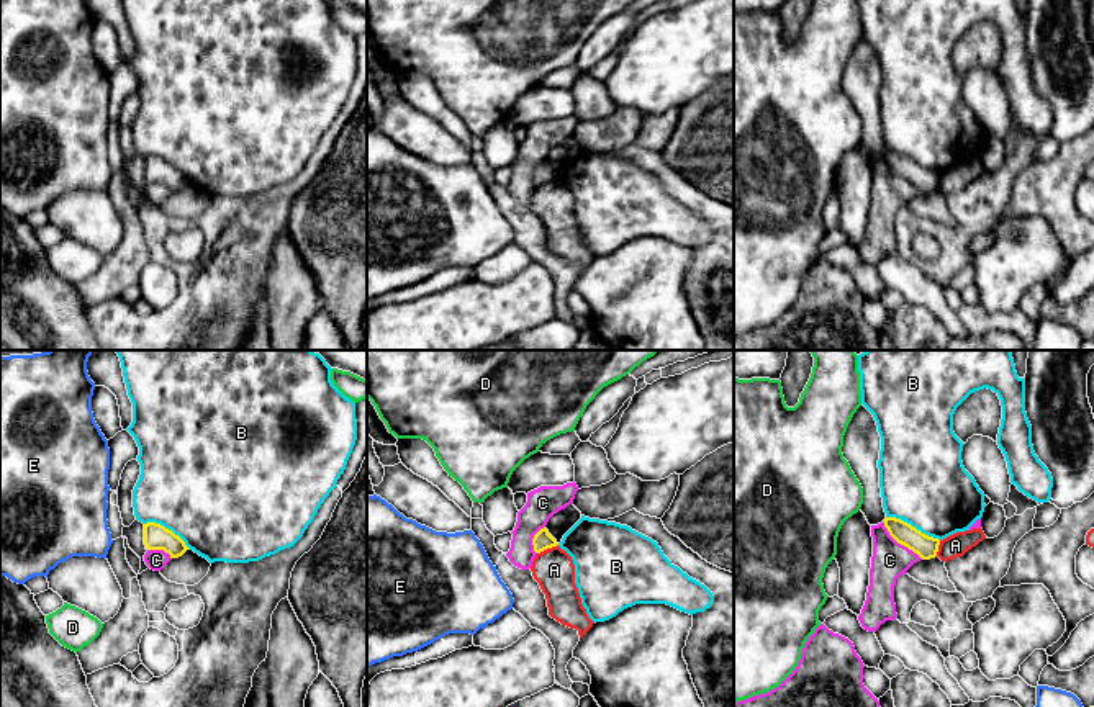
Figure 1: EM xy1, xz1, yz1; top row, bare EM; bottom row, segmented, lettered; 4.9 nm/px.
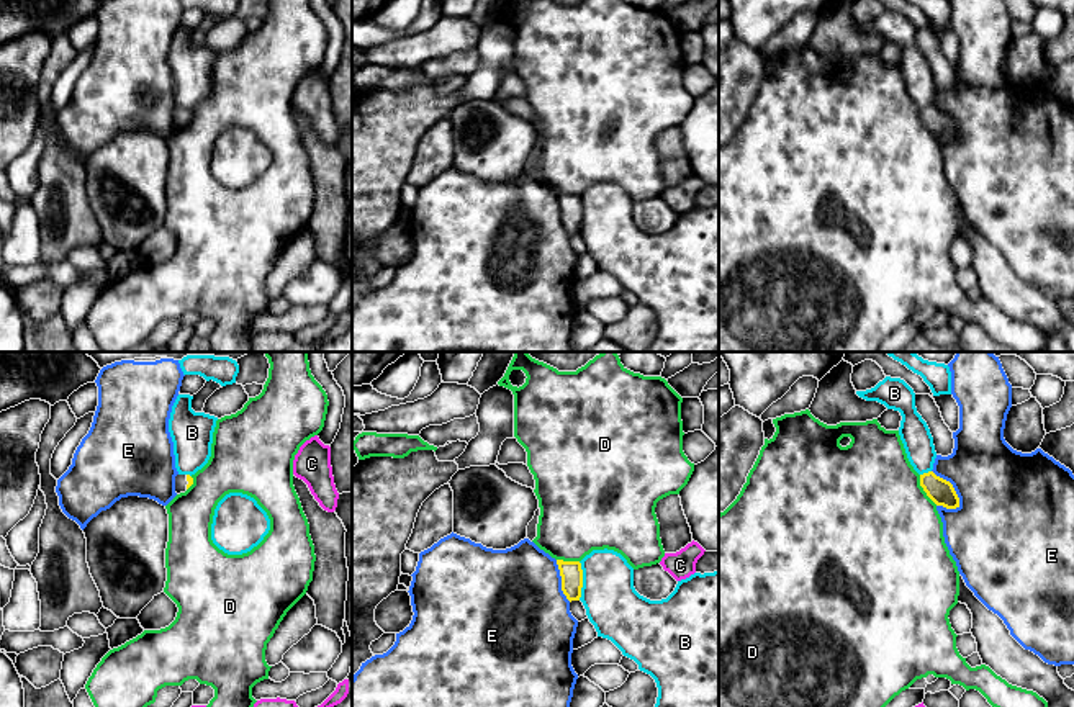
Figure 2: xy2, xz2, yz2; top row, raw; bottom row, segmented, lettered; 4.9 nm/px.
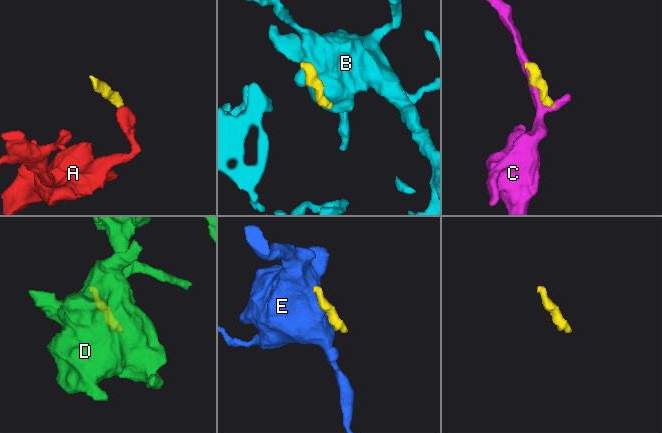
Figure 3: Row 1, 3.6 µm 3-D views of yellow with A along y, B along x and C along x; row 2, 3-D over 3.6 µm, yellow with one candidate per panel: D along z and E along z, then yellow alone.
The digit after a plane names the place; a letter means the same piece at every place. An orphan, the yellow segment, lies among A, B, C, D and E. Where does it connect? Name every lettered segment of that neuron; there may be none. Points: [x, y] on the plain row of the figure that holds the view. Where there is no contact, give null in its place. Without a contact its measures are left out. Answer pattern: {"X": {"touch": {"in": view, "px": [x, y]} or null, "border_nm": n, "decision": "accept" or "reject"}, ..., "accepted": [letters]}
{"A": {"touch": {"in": "xz1", "px": [546, 182]}, "border_nm": 120, "decision": "reject"}, "B": {"touch": {"in": "yz1", "px": [911, 159]}, "border_nm": 300, "decision": "reject"}, "C": {"touch": {"in": "yz1", "px": [901, 177]}, "border_nm": 260, "decision": "reject"}, "D": {"touch": {"in": "yz2", "px": [924, 123]}, "border_nm": 180, "decision": "reject"}, "E": {"touch": {"in": "yz2", "px": [952, 120]}, "border_nm": 240, "decision": "reject"}, "accepted": []}

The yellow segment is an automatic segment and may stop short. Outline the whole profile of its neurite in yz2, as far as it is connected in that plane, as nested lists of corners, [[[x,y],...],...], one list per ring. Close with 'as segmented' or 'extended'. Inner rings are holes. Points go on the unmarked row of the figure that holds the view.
[[[933,105],[920,108],[920,119],[936,139],[943,139],[946,142],[959,141],[959,131],[953,118],[936,110]]]; as segmented

